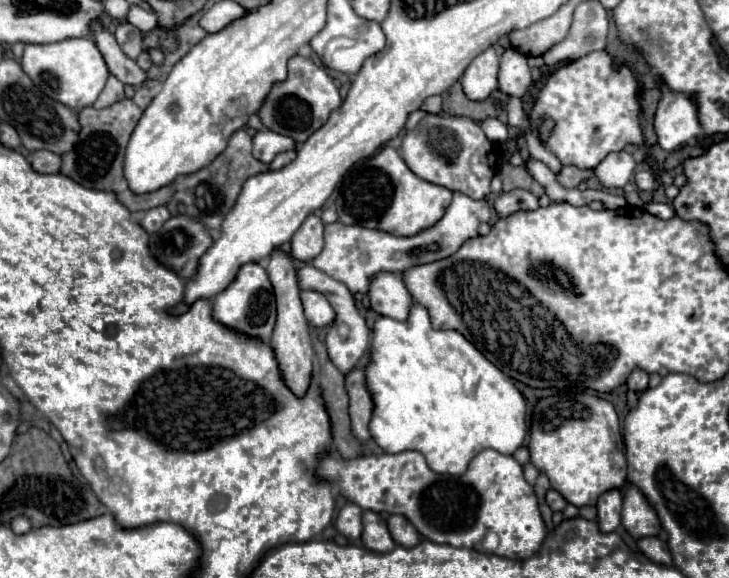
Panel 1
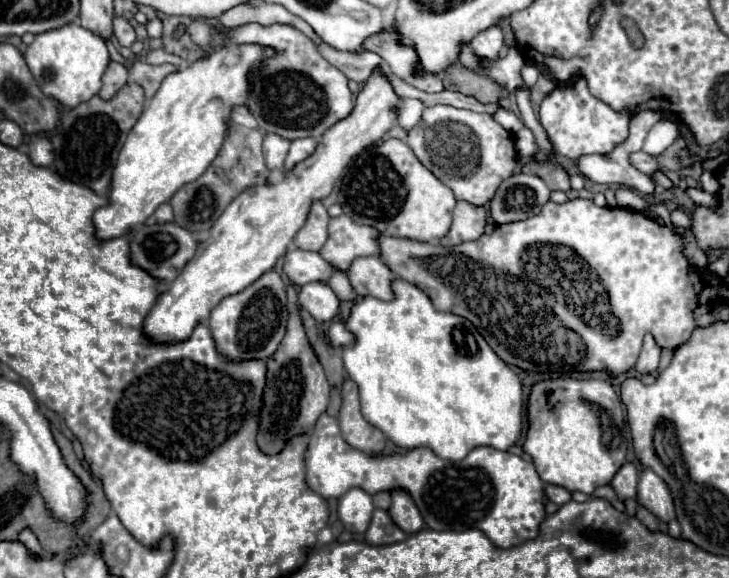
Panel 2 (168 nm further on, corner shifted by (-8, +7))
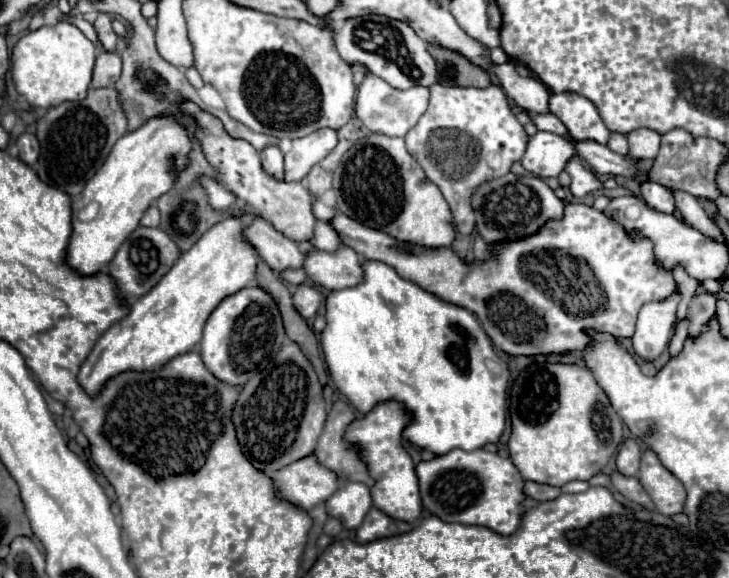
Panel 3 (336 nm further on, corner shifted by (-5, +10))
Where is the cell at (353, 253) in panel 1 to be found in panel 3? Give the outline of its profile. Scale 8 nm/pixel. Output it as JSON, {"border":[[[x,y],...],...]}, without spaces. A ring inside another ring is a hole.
{"border":[[[319,220],[319,222],[315,224],[315,236],[313,236],[311,244],[313,244],[317,250],[337,252],[337,248],[341,246],[341,240],[339,240],[339,234],[337,234],[337,230],[333,228],[331,222]]]}

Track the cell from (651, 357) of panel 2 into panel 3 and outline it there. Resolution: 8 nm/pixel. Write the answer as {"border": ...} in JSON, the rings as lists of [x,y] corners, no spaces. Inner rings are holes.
{"border":[[[673,294],[665,302],[645,304],[637,318],[637,328],[633,334],[633,350],[639,358],[653,362],[669,346],[673,338],[675,308],[681,300],[681,294]]]}

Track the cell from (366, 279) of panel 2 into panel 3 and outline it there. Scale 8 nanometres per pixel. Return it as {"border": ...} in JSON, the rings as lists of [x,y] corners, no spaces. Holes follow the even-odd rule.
{"border":[[[341,246],[339,252],[329,254],[329,252],[319,252],[313,250],[307,254],[305,260],[305,272],[309,274],[309,278],[317,284],[317,286],[325,286],[327,290],[343,290],[343,288],[353,288],[357,284],[361,284],[365,280],[365,272],[363,272],[363,258],[349,246]]]}

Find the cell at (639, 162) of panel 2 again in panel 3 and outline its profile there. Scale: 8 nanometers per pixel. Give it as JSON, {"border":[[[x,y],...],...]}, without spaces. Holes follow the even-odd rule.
{"border":[[[613,134],[607,146],[609,146],[613,152],[617,152],[617,154],[623,154],[623,156],[629,154],[629,144],[627,144],[627,136],[625,136],[625,134]]]}

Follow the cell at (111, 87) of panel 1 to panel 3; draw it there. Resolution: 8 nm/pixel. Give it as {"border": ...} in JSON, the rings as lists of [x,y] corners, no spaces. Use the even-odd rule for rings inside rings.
{"border":[[[101,52],[93,68],[93,88],[113,86],[121,76],[121,56],[111,52]]]}

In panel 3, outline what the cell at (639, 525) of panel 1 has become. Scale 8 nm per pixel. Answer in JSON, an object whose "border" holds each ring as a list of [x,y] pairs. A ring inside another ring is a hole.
{"border":[[[645,450],[641,458],[639,482],[651,496],[653,504],[657,506],[657,512],[661,512],[663,516],[673,516],[683,510],[685,502],[683,484],[659,462],[655,452],[651,450]]]}

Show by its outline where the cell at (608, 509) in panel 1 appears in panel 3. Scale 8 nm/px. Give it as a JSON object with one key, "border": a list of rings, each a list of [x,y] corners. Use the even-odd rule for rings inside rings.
{"border":[[[635,438],[623,442],[623,446],[619,448],[619,454],[617,454],[617,470],[619,474],[623,476],[637,476],[639,472],[639,460],[641,460],[641,446]]]}

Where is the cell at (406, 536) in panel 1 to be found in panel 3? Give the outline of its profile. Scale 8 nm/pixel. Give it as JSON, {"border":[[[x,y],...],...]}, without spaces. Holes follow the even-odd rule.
{"border":[[[383,402],[373,412],[361,416],[351,424],[345,432],[345,440],[357,442],[363,446],[363,460],[369,464],[369,472],[375,478],[375,486],[371,490],[373,504],[387,512],[387,516],[395,520],[403,520],[413,524],[421,516],[421,498],[415,476],[415,464],[411,456],[401,446],[401,430],[407,426],[409,416],[403,412],[403,406],[397,402]]]}

